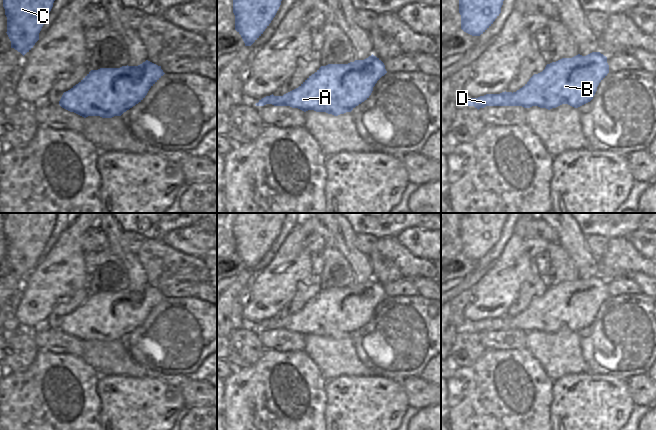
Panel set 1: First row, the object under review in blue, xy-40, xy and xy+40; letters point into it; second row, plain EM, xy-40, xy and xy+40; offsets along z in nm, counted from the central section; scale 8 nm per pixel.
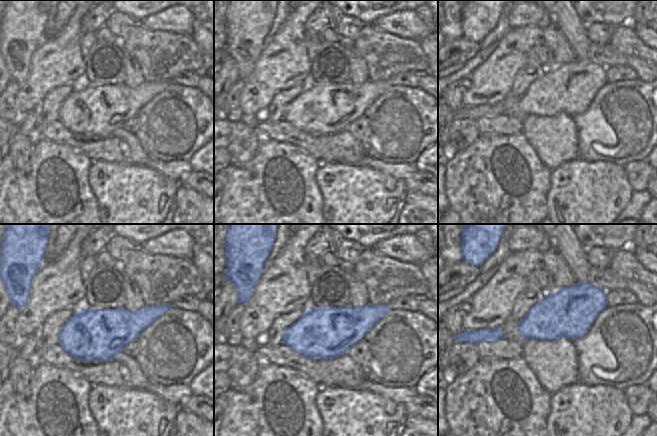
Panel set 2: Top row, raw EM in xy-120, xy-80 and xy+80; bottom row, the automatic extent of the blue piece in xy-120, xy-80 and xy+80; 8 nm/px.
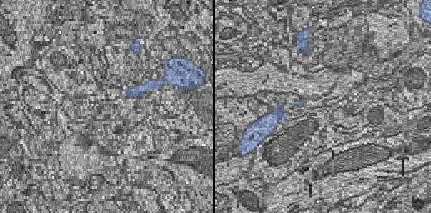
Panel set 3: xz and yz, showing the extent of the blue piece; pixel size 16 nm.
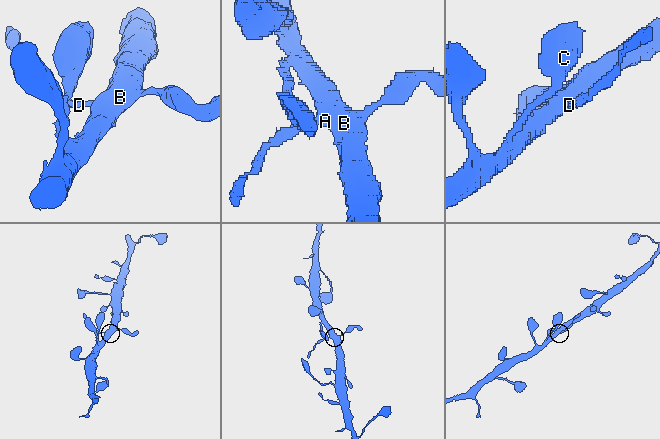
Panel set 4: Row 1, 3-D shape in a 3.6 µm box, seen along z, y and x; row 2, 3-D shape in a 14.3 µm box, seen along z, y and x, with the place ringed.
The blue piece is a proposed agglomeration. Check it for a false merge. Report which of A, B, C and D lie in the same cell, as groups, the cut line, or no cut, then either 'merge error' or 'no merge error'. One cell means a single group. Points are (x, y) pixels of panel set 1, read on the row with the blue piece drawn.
A B C / D; cut in xy+40 along (512, 93), (510, 105); merge error

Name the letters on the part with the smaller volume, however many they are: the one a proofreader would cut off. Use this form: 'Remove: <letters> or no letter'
Remove: D

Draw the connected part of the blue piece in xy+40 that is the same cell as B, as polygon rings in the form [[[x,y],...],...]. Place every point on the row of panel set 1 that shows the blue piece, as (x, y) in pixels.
[[[592,52],[586,56],[578,54],[572,58],[562,58],[547,64],[542,72],[534,74],[522,88],[513,92],[511,106],[524,108],[538,106],[550,110],[562,104],[568,104],[578,108],[593,99],[599,83],[608,73],[607,57],[600,52]]]

